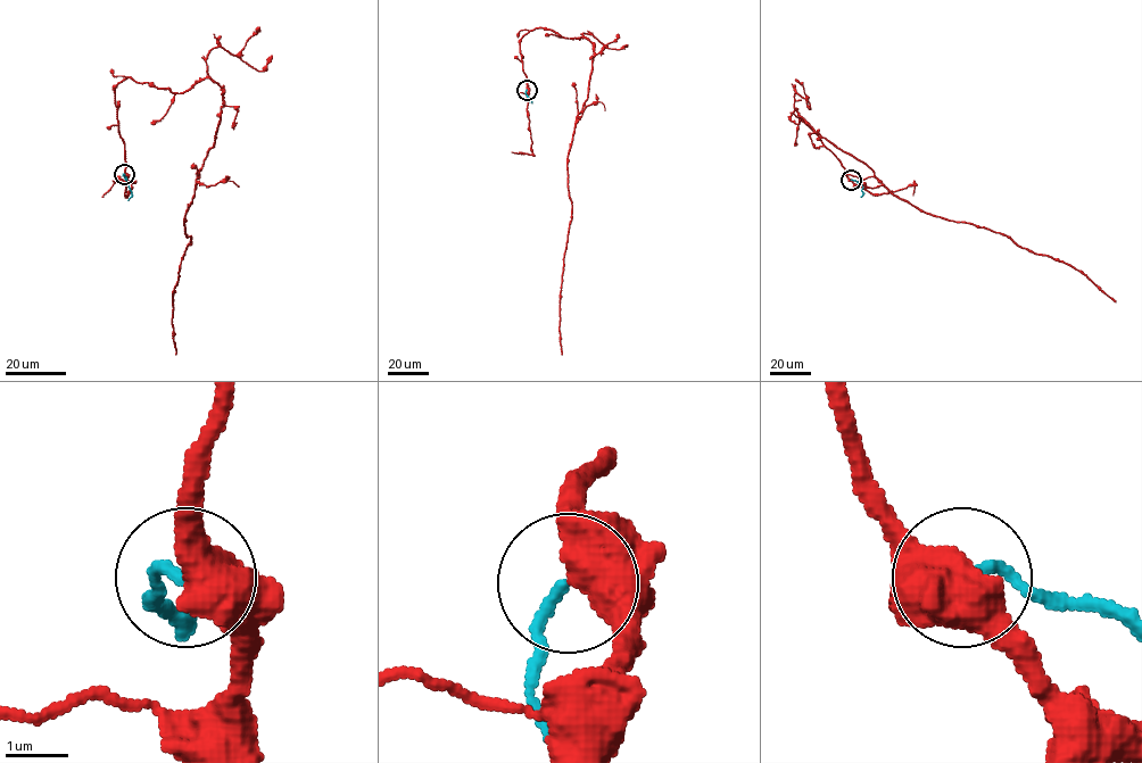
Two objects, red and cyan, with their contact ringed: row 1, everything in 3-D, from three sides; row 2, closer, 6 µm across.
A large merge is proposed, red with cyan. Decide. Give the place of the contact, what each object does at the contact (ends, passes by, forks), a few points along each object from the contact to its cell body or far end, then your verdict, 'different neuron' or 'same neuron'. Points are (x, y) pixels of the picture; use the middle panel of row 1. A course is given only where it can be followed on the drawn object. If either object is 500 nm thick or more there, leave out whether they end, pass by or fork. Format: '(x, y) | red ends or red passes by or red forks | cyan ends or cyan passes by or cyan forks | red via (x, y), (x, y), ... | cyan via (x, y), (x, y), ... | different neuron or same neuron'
(527, 90) | red via (527, 89), (520, 40), (530, 31), (593, 44), (588, 97), (568, 158), (561, 354) | cyan via (527, 89), (532, 102), (529, 99) | different neuron

